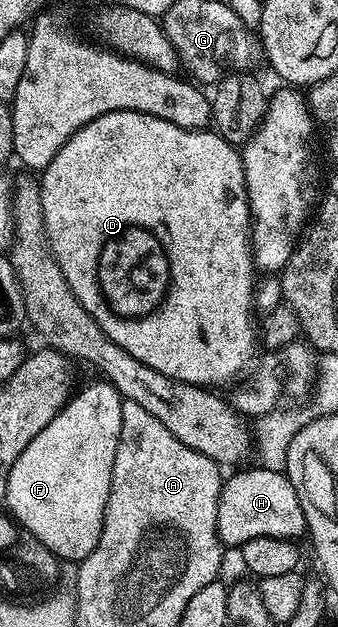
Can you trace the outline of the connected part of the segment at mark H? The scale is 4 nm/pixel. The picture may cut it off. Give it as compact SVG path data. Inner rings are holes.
M255 465L251 471L241 471L245 469L236 470L233 476L226 478L221 484L221 504L219 505L219 517L217 518L217 533L221 536L222 544L226 548L233 547L239 549L247 541L251 541L255 537L275 537L276 539L292 539L294 541L300 540L300 535L306 534L307 528L305 526L305 514L303 513L303 505L299 505L299 493L295 493L295 485L291 485L289 476L284 471L272 471L266 467Z

